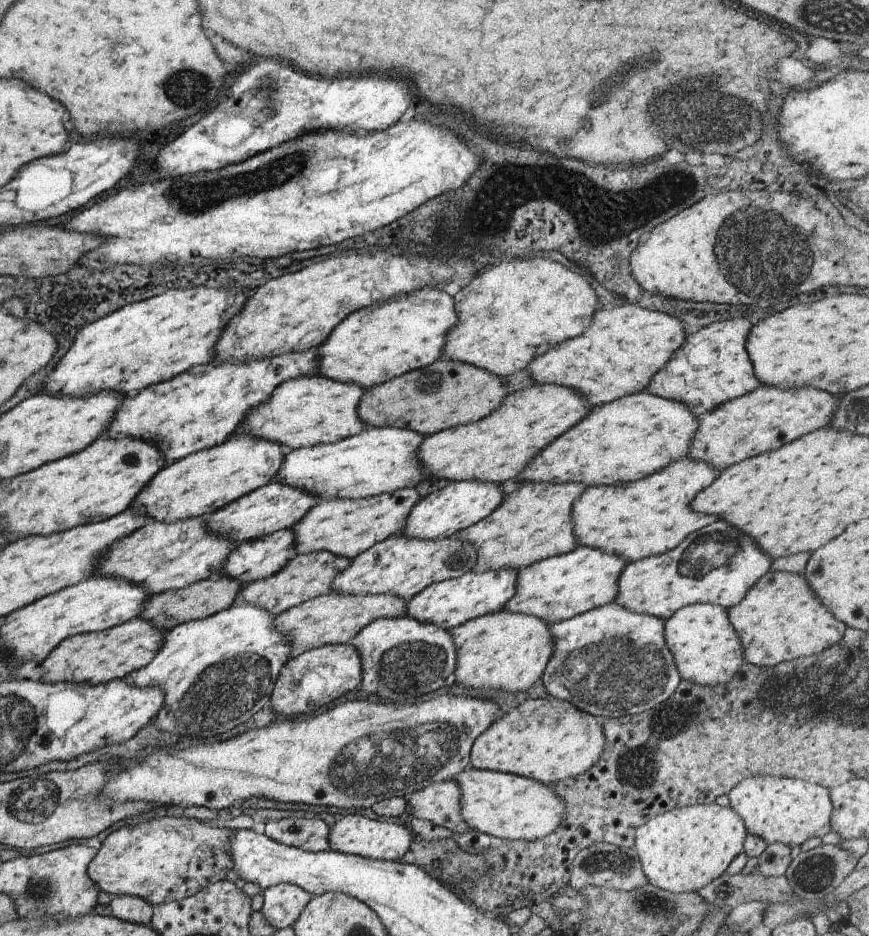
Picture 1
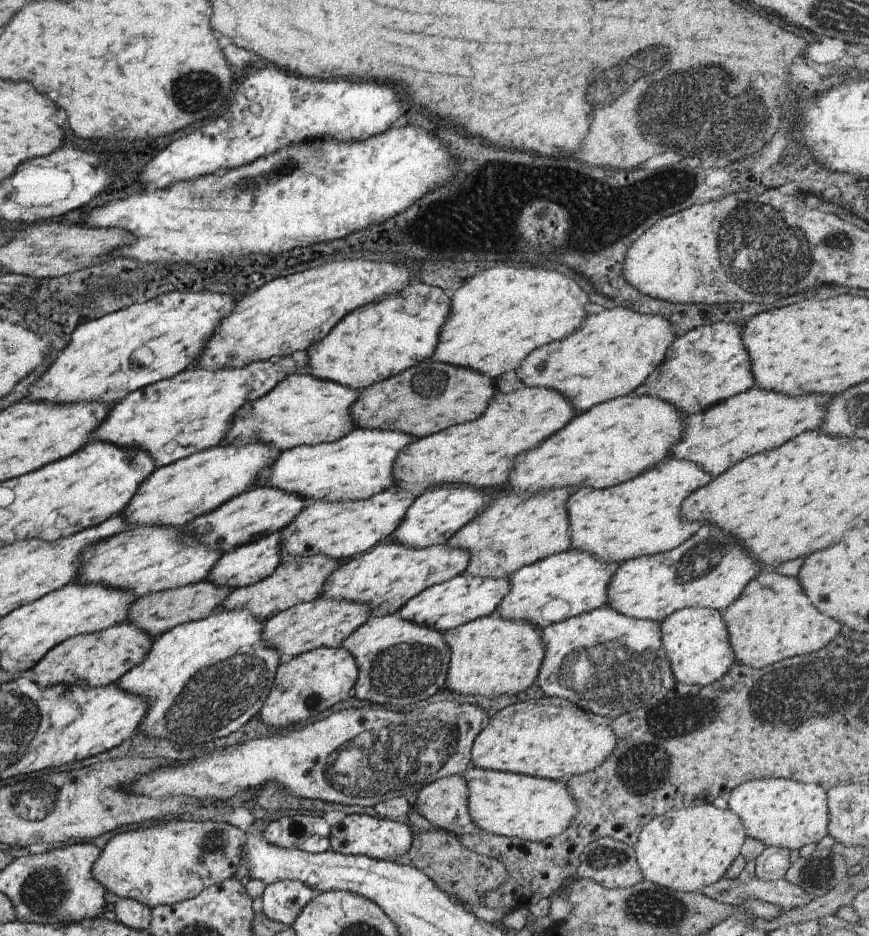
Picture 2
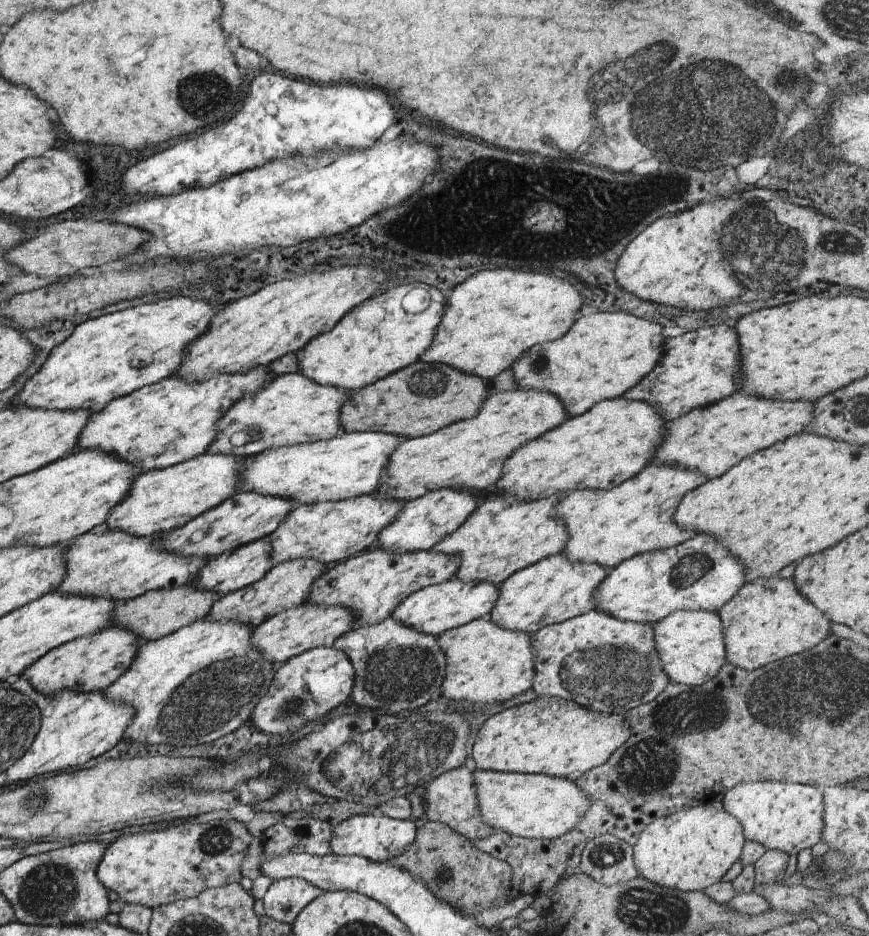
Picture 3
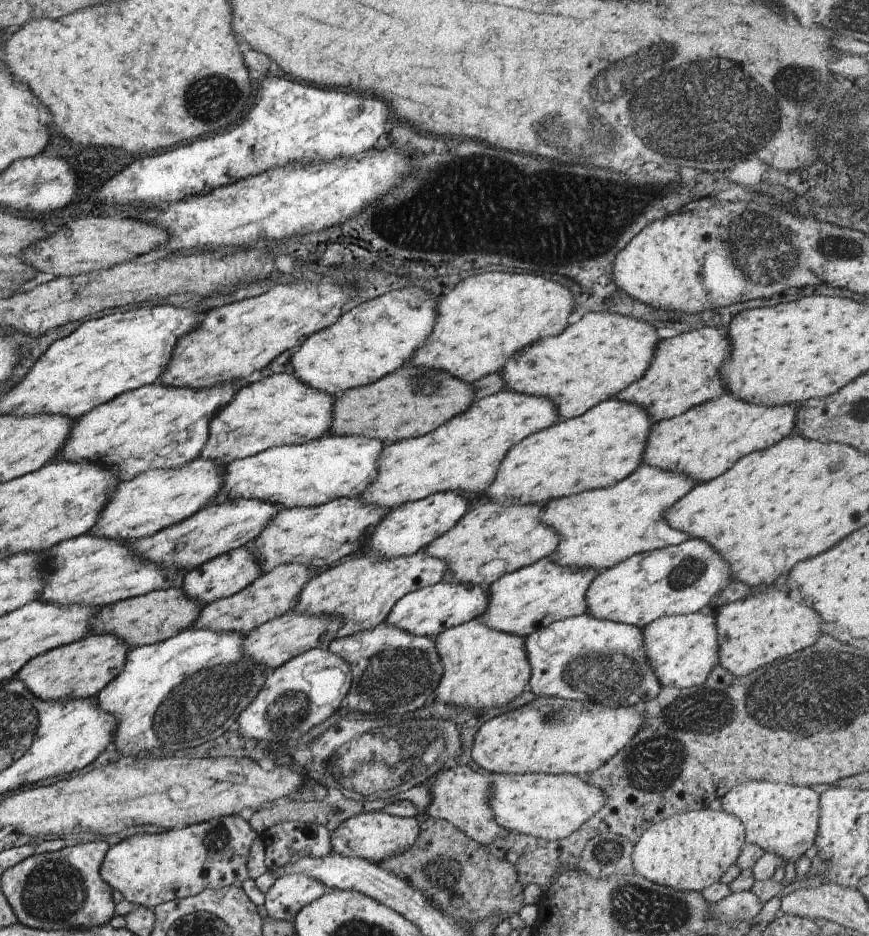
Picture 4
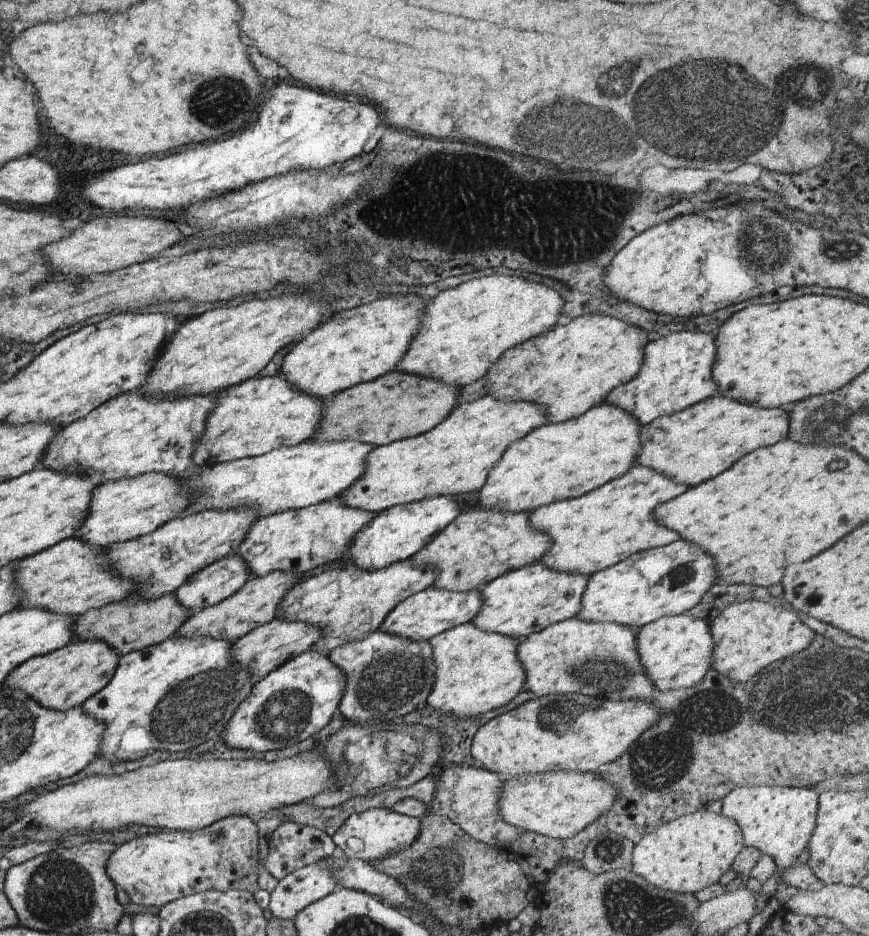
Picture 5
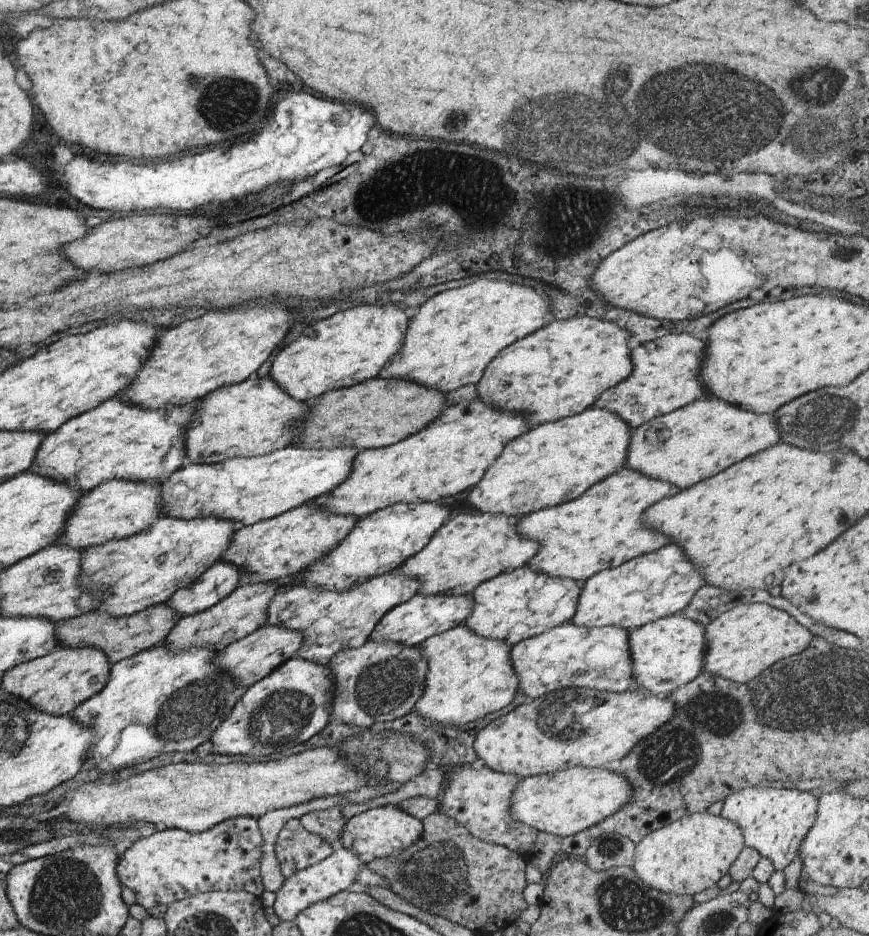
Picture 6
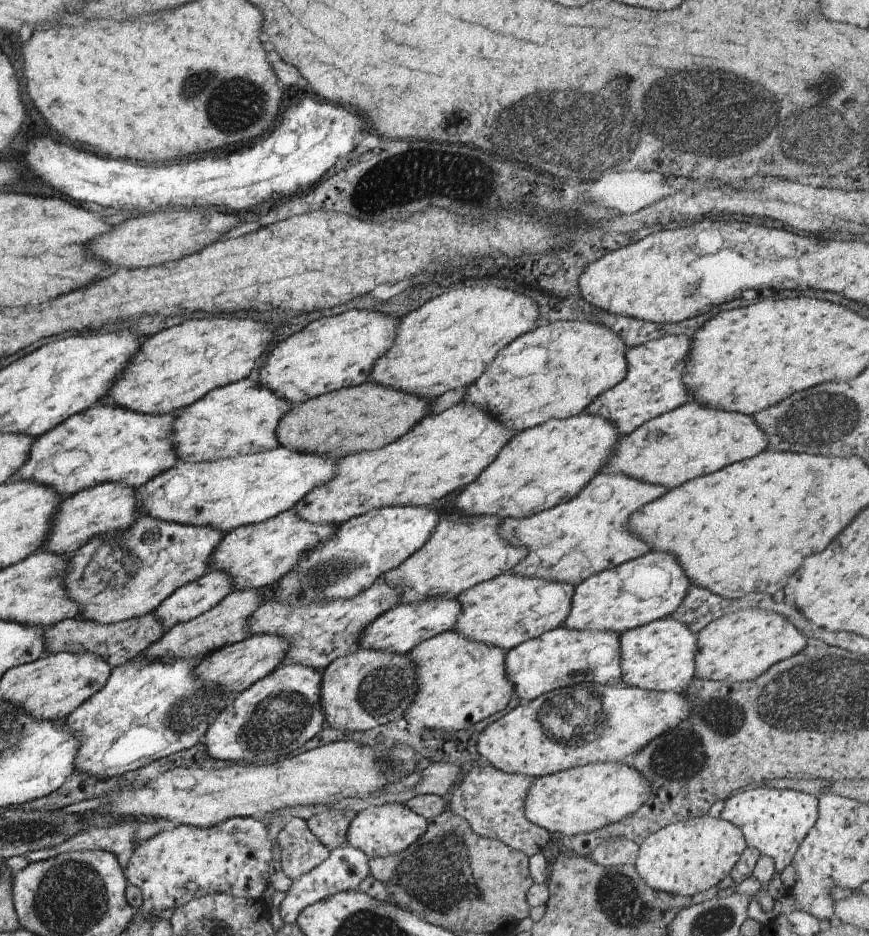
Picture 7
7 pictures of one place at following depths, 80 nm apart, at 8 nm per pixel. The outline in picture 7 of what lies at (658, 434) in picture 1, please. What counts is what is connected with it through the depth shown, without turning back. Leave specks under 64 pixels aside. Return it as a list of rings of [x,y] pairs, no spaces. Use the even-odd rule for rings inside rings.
[[[579,413],[566,419],[549,419],[543,424],[534,426],[530,429],[517,431],[511,438],[497,451],[495,458],[474,478],[467,486],[456,496],[454,501],[454,510],[458,513],[459,517],[471,518],[471,517],[482,517],[482,516],[496,516],[498,519],[504,518],[523,518],[531,516],[532,514],[541,512],[545,509],[550,509],[555,505],[567,502],[570,498],[577,496],[577,493],[585,486],[586,482],[595,474],[600,472],[600,468],[606,463],[607,457],[614,453],[614,444],[617,439],[621,436],[617,432],[616,427],[613,423],[610,423],[603,417],[597,415],[588,415],[587,413]]]

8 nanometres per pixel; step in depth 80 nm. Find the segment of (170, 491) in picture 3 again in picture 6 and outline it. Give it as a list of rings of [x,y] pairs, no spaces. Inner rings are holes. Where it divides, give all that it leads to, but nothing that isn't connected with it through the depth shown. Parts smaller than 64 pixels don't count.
[[[111,479],[100,482],[95,489],[81,494],[79,502],[67,520],[65,530],[55,544],[67,545],[78,551],[91,545],[100,545],[109,539],[131,537],[148,529],[161,516],[161,488],[155,480],[131,482]]]

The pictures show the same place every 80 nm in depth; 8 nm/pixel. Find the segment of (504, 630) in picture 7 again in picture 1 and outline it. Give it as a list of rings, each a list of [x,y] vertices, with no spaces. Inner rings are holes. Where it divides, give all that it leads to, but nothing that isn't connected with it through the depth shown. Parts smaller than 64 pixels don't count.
[[[576,545],[568,553],[547,557],[516,569],[515,590],[513,596],[505,601],[503,609],[550,624],[606,605],[614,600],[616,580],[625,563],[622,557],[612,552]]]

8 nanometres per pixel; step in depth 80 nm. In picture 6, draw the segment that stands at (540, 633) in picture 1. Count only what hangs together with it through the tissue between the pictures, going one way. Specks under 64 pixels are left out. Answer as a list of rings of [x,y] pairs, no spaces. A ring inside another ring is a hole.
[[[461,624],[426,638],[416,647],[425,659],[428,671],[425,675],[423,692],[412,710],[431,722],[441,722],[445,726],[447,724],[449,726],[463,726],[469,720],[477,720],[491,714],[491,712],[499,712],[501,708],[505,708],[513,700],[513,696],[517,693],[518,680],[509,664],[508,657],[511,647],[503,641],[480,637]]]

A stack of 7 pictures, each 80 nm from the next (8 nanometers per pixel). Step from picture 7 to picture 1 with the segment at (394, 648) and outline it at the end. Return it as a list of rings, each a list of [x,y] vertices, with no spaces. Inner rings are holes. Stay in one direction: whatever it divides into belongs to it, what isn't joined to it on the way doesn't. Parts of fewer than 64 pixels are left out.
[[[495,569],[478,573],[467,571],[454,579],[439,581],[426,586],[405,603],[403,615],[422,623],[431,623],[443,630],[452,629],[472,618],[503,609],[506,600],[515,590],[516,569]]]

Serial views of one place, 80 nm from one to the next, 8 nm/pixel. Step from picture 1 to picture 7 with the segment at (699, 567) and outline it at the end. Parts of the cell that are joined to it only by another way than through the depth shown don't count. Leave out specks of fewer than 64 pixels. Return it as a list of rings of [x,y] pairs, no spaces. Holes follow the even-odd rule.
[[[651,551],[617,566],[591,575],[574,586],[570,609],[561,626],[576,631],[621,633],[667,617],[691,585],[684,571],[669,553]]]

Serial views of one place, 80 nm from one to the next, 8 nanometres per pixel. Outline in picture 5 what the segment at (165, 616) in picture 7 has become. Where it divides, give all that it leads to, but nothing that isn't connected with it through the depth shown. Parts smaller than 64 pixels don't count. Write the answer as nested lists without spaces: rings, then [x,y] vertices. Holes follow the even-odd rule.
[[[229,554],[192,574],[177,587],[174,597],[179,605],[193,612],[227,598],[239,590],[247,578],[245,563],[236,554]]]

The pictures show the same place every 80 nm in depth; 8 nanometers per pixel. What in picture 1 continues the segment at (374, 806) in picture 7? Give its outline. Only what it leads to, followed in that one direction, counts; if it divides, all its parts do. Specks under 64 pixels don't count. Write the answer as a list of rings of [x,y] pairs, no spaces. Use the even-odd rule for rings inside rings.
[[[355,814],[344,815],[335,822],[328,832],[329,850],[358,857],[399,861],[409,848],[413,833],[408,824],[399,825],[391,822],[379,822]]]

